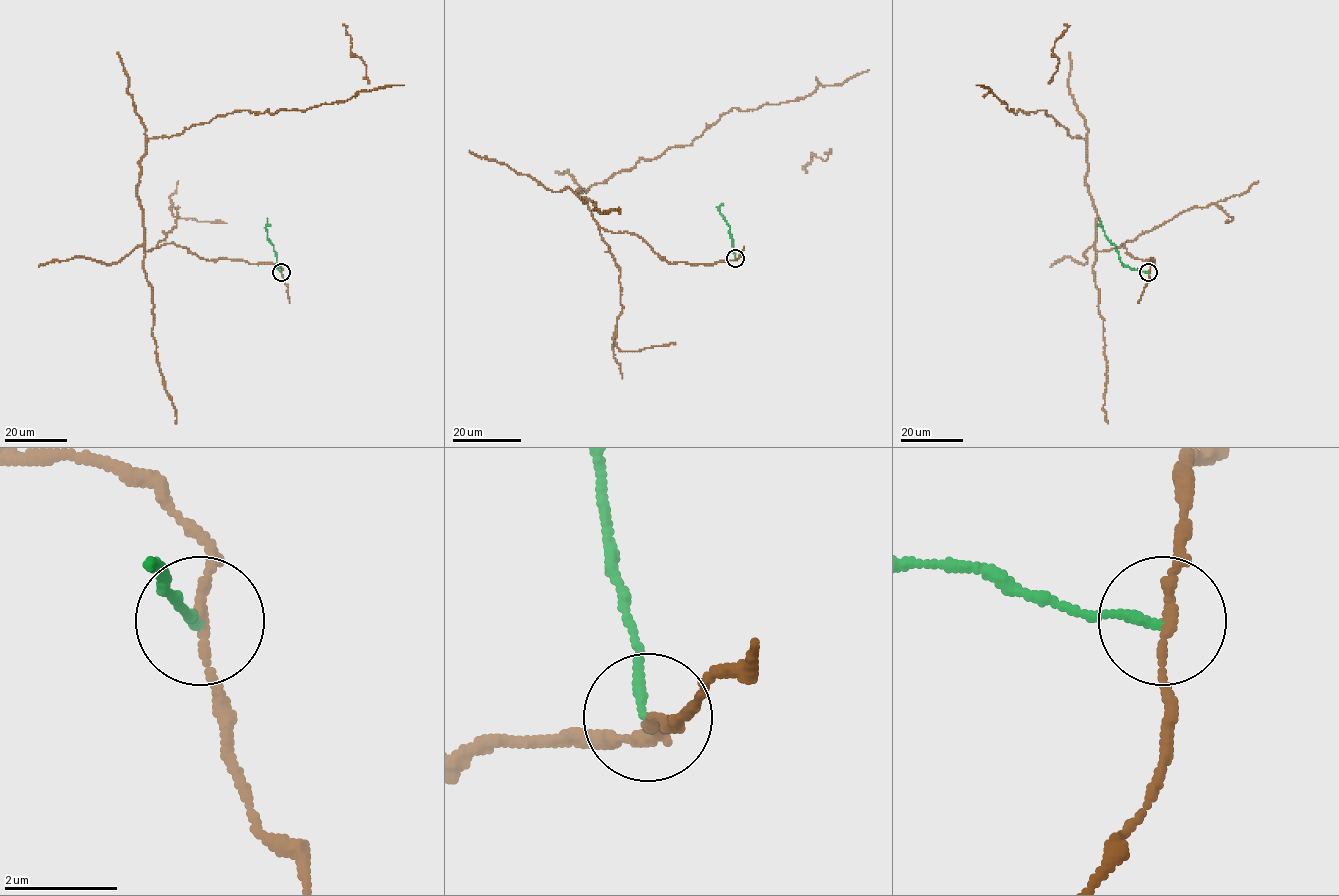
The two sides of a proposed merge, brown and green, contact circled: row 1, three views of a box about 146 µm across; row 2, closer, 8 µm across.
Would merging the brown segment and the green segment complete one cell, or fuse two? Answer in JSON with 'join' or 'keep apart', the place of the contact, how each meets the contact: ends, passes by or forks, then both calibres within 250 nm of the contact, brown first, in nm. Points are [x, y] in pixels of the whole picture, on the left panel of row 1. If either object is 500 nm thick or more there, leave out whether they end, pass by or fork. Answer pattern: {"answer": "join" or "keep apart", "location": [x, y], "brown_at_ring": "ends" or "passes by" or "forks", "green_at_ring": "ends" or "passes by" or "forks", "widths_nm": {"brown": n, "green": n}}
{"answer": "keep apart", "location": [281, 272], "brown_at_ring": "passes by", "green_at_ring": "ends", "widths_nm": {"brown": 150, "green": 160}}

